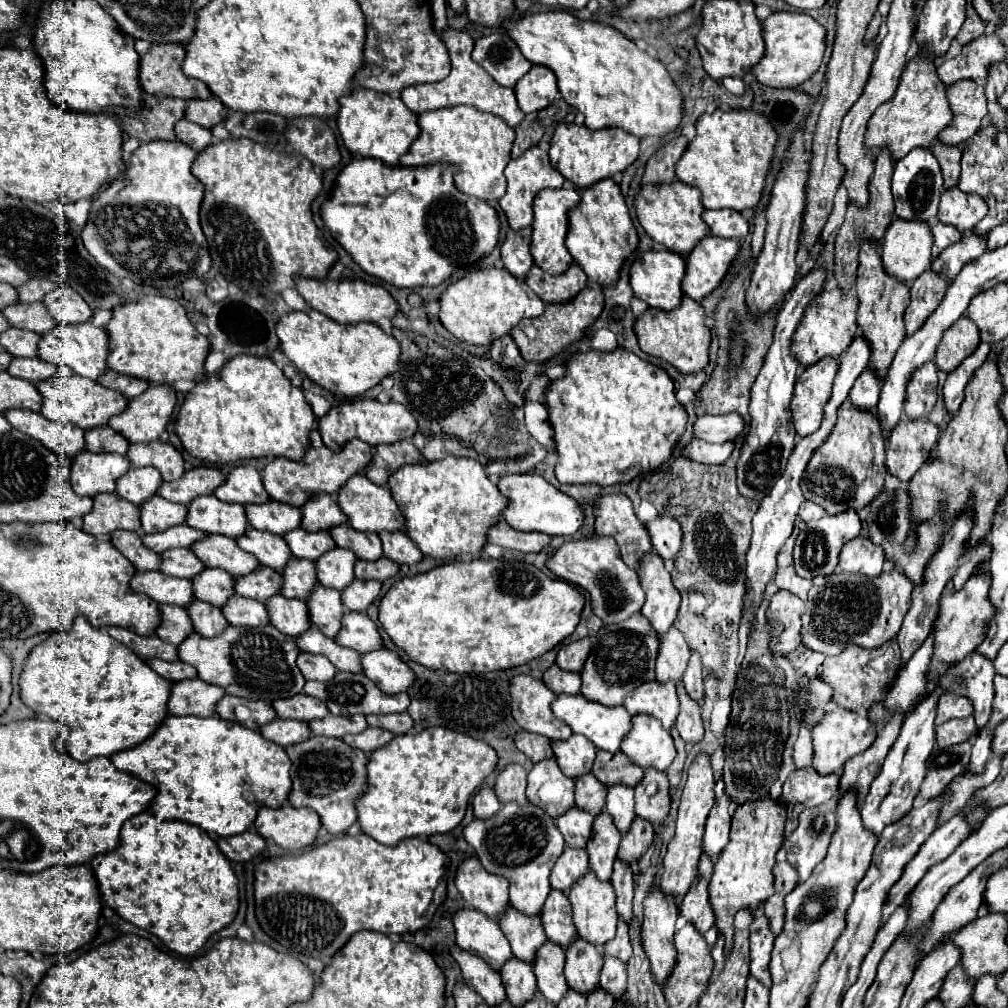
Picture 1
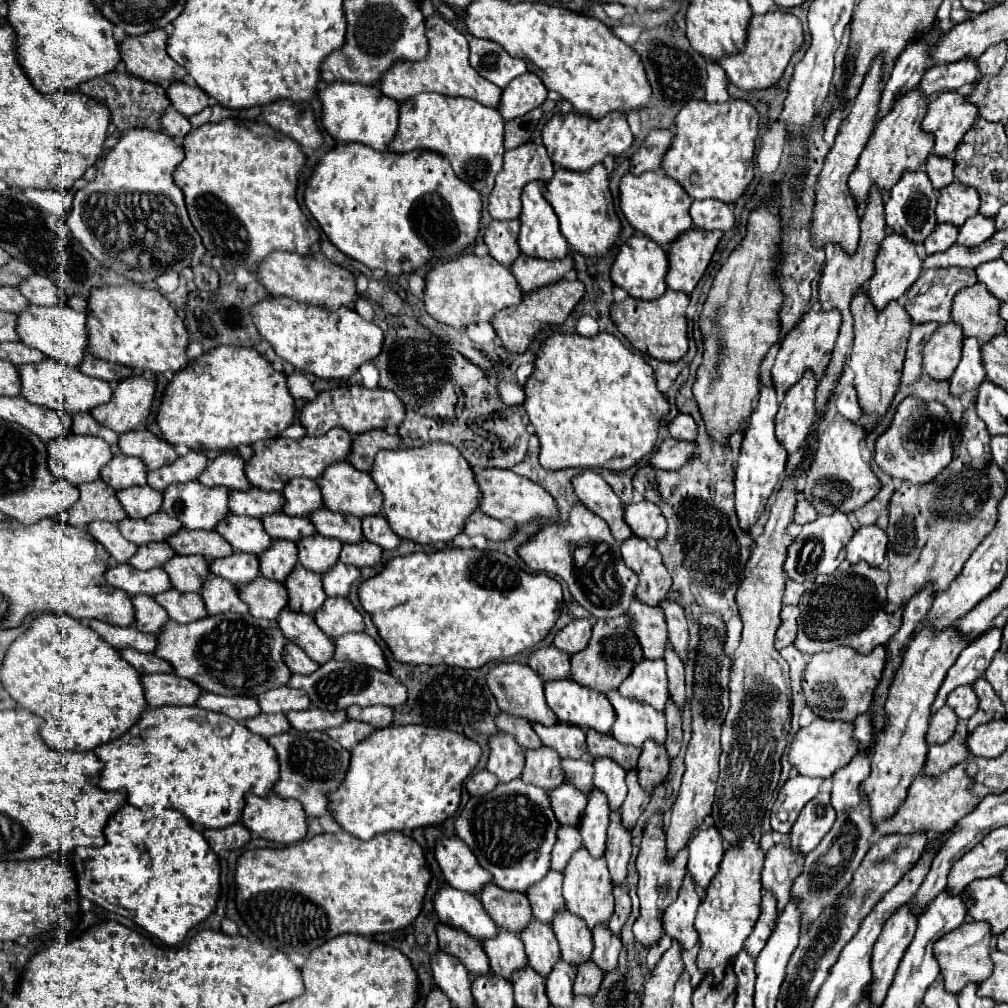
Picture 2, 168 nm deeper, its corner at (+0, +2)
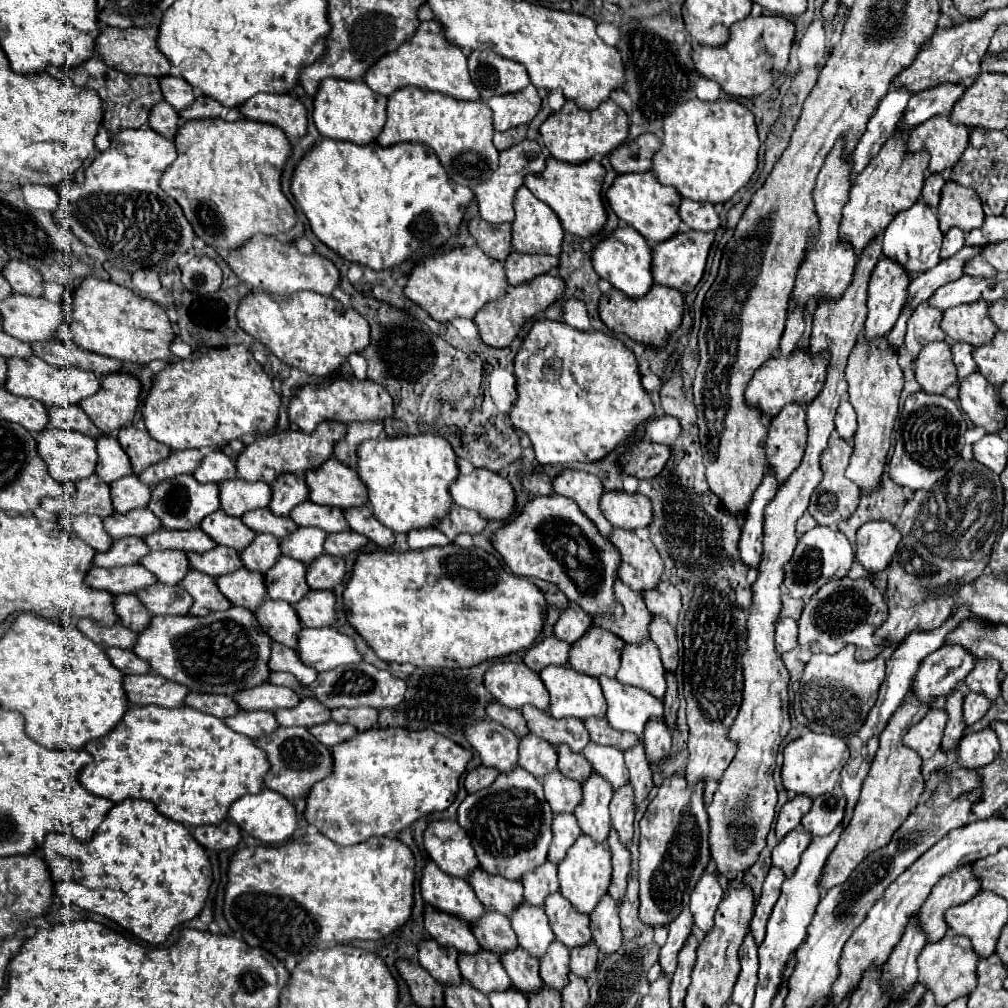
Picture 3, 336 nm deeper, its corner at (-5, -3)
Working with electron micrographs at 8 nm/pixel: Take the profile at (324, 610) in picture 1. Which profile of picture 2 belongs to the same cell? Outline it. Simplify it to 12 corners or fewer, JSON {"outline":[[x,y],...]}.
{"outline":[[301,564],[283,586],[289,608],[313,614],[327,598],[321,576]]}

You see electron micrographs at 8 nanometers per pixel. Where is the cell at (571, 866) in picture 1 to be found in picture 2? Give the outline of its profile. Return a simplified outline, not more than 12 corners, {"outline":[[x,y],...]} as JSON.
{"outline":[[559,826],[551,868],[563,872],[583,846],[577,826]]}

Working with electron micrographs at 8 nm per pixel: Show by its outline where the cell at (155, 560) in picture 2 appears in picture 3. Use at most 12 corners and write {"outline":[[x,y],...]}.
{"outline":[[118,539],[98,553],[98,567],[138,565],[150,553],[144,539]]}

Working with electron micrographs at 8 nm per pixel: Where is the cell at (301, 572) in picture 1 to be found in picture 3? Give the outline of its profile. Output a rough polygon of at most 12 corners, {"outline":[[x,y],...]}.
{"outline":[[256,535],[242,551],[244,567],[270,571],[282,555],[280,541]]}

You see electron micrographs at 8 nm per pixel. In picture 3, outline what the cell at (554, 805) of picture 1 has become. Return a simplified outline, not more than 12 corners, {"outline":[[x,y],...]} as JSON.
{"outline":[[536,735],[520,739],[518,765],[542,779],[558,751]]}

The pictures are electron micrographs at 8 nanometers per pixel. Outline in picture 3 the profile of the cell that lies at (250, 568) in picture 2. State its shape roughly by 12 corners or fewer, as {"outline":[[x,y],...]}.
{"outline":[[218,545],[202,555],[188,553],[190,565],[212,577],[244,567],[240,553]]}

